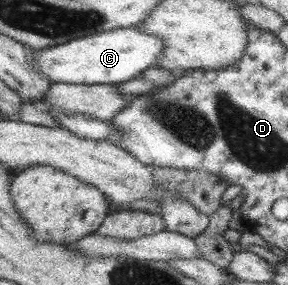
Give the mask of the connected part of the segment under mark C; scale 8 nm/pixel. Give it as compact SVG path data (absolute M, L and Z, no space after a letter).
M140 27L121 28L35 50L33 66L55 84L120 85L157 66L163 49L160 38L147 34Z

